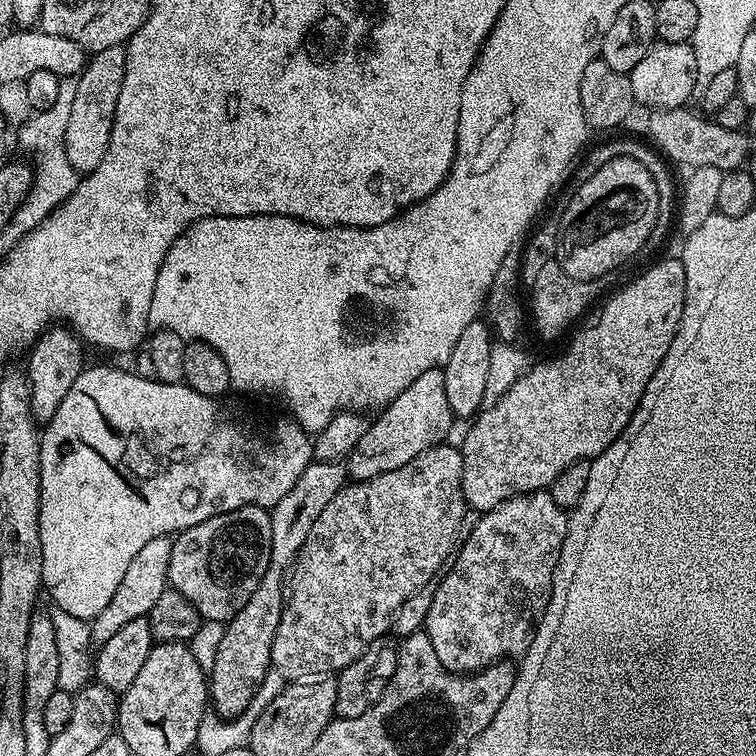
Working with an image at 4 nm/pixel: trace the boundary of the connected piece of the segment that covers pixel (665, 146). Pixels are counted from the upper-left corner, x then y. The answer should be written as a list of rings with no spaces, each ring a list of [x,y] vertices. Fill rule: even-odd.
[[[687,107],[656,110],[651,113],[652,117],[648,120],[648,132],[653,140],[651,143],[673,165],[685,164],[688,170],[712,166],[720,168],[723,173],[735,172],[747,165],[744,163],[747,162],[748,151],[752,148],[752,140],[747,136],[747,131],[724,129],[715,119],[699,111],[698,113],[688,111]]]

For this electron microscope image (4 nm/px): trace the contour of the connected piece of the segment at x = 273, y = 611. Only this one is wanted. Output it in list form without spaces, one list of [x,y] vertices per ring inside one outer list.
[[[316,460],[308,464],[306,470],[302,470],[302,478],[294,482],[294,487],[286,493],[286,498],[282,498],[282,502],[278,502],[270,510],[272,513],[270,566],[262,576],[258,590],[250,596],[250,602],[238,612],[234,619],[227,621],[222,642],[218,644],[218,658],[214,660],[214,666],[210,670],[210,704],[215,715],[225,718],[243,716],[252,708],[252,700],[272,668],[274,634],[280,625],[286,603],[286,573],[295,565],[296,557],[300,555],[306,538],[310,538],[310,529],[314,526],[314,522],[318,522],[318,514],[326,510],[330,498],[338,494],[338,490],[344,487],[348,479],[348,470],[343,463],[334,460]]]

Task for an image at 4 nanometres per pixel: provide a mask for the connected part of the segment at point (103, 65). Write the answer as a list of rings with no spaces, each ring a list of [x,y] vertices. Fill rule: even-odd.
[[[125,45],[110,46],[91,53],[90,59],[84,65],[84,71],[75,77],[77,94],[74,106],[71,107],[70,120],[66,125],[65,154],[81,174],[92,172],[106,158],[106,150],[110,146],[114,114],[118,106],[118,94],[122,94],[122,78],[126,74]]]

